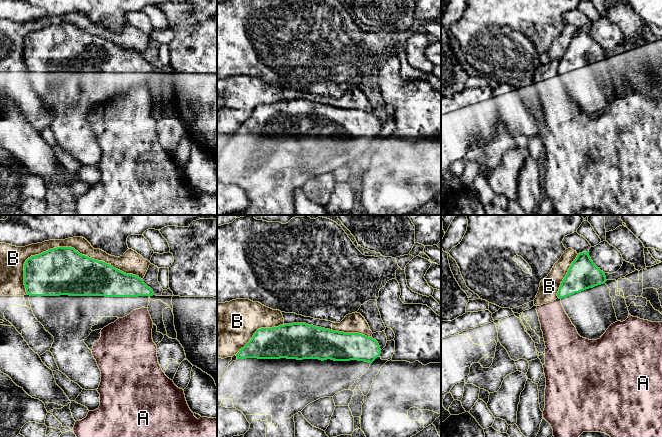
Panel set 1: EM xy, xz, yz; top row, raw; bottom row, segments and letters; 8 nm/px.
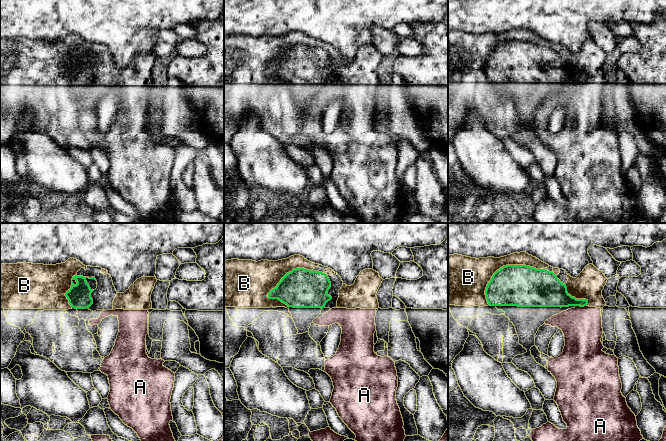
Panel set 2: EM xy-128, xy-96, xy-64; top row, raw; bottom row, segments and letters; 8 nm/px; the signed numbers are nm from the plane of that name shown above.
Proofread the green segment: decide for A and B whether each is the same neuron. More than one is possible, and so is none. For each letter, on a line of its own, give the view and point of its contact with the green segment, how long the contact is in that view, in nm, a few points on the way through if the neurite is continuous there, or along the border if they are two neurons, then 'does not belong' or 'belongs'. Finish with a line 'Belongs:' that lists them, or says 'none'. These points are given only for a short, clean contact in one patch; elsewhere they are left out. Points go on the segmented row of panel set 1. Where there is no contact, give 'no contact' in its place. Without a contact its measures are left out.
A: contact yz (559, 298); length 30 nm; border yz (558, 297), (560, 299); does not belong
B: contact xy (81, 254); length 950 nm; does not belong
Belongs: none

